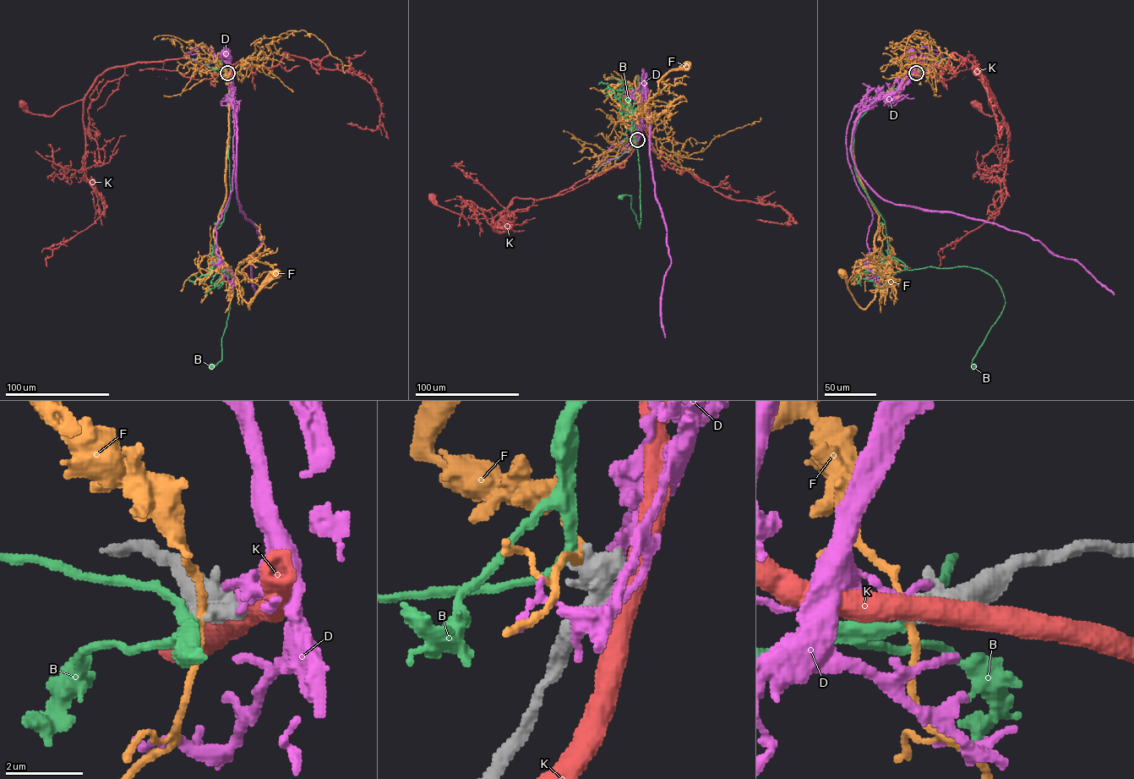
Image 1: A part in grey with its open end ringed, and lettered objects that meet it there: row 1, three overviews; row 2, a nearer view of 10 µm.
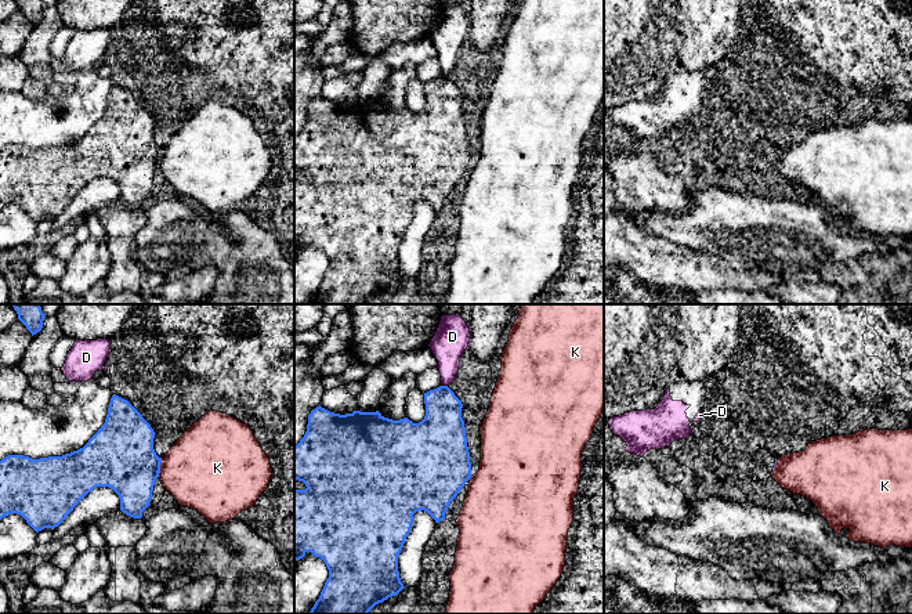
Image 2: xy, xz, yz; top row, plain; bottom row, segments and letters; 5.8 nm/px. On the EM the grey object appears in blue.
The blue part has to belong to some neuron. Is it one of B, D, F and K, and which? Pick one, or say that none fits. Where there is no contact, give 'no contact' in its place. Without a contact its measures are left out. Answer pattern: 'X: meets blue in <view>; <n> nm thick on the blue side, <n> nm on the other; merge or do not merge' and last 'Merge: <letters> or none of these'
B: no contact; merge
D: meets blue in xz; 260 nm thick on the blue side, 200 nm on the other; do not merge
F: no contact; do not merge
K: meets blue in xy; 400 nm thick on the blue side, 460 nm on the other; do not merge
Merge: B

